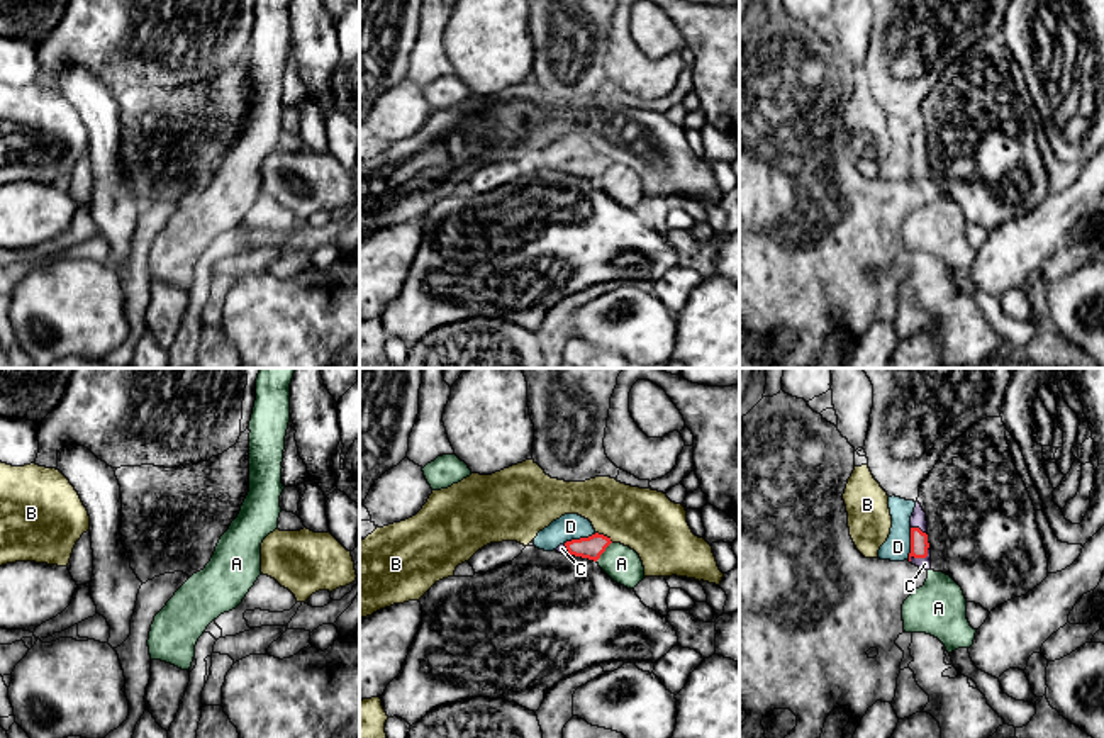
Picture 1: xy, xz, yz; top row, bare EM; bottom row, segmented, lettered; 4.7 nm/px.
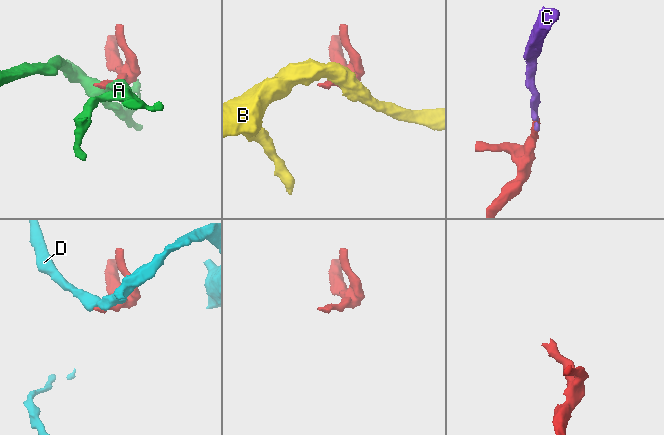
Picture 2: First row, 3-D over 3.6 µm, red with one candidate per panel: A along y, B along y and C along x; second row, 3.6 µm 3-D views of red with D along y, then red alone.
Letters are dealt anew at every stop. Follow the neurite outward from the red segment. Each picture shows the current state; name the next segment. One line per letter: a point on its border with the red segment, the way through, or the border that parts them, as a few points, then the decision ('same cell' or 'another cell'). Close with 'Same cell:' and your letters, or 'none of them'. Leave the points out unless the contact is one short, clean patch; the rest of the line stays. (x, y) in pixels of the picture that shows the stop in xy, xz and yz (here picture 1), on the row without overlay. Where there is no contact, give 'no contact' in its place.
A: contact xz (604, 170); border xz (611, 162), (596, 180); another cell
B: contact xz (602, 155); border xz (596, 151), (613, 162); another cell
C: contact yz (921, 177); way yz (920, 165), (921, 177), (925, 184); same cell
D: contact yz (911, 163); border yz (911, 148), (911, 172), (908, 178); another cell
Same cell: C

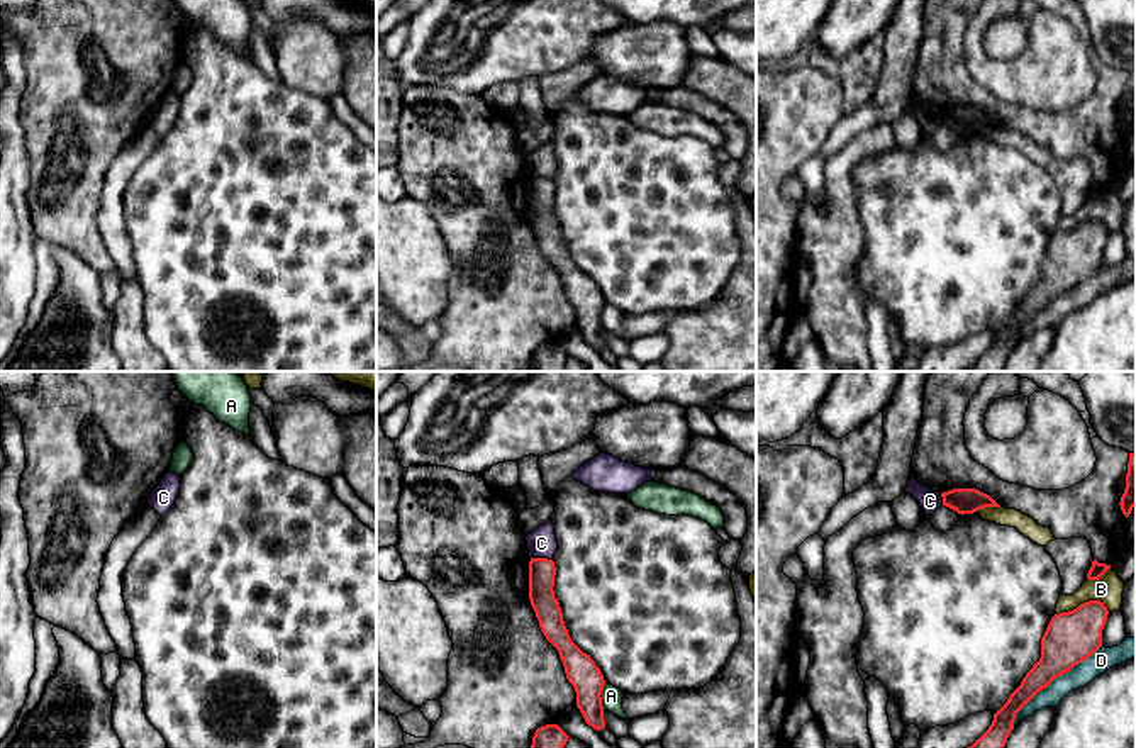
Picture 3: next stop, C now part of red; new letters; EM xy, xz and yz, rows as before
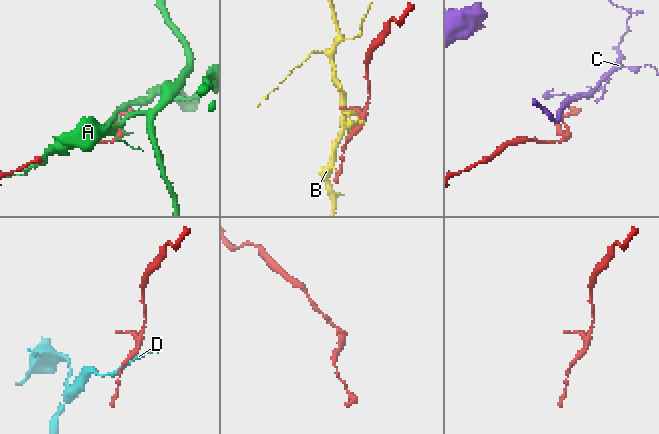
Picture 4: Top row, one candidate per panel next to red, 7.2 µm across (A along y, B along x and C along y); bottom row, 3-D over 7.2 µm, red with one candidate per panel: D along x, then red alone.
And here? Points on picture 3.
A: contact xz (601, 318); another cell
B: contact yz (1084, 223); another cell
C: contact xz (541, 178); another cell
D: contact yz (1053, 299); another cell
Same cell: none of them

